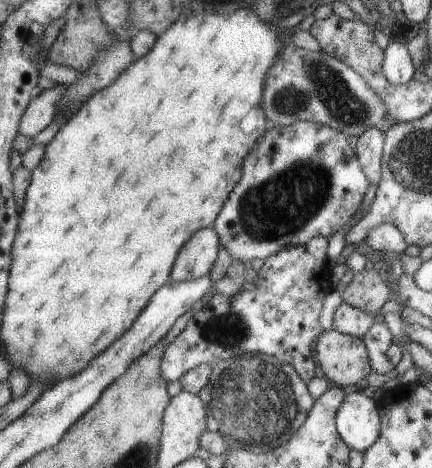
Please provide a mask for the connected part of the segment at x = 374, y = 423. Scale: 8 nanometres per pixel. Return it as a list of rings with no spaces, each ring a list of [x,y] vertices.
[[[365,387],[351,389],[339,410],[338,430],[351,450],[367,452],[382,434],[382,414],[379,404]]]

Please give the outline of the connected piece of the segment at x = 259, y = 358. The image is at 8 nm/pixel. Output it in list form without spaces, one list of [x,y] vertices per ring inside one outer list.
[[[246,353],[212,367],[211,380],[199,396],[207,406],[208,431],[221,433],[232,448],[270,452],[283,446],[305,424],[315,405],[298,371],[270,355]]]

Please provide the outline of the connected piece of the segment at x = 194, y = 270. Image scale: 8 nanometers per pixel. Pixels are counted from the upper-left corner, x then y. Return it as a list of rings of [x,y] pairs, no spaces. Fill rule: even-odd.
[[[214,227],[199,230],[177,257],[169,282],[191,282],[211,274],[221,250],[220,236]]]

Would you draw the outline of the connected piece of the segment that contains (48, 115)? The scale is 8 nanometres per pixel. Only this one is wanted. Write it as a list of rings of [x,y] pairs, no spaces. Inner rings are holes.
[[[57,84],[57,88],[44,90],[30,104],[30,109],[23,116],[19,126],[19,134],[26,138],[35,138],[55,121],[55,112],[59,102],[67,92],[65,84]]]

